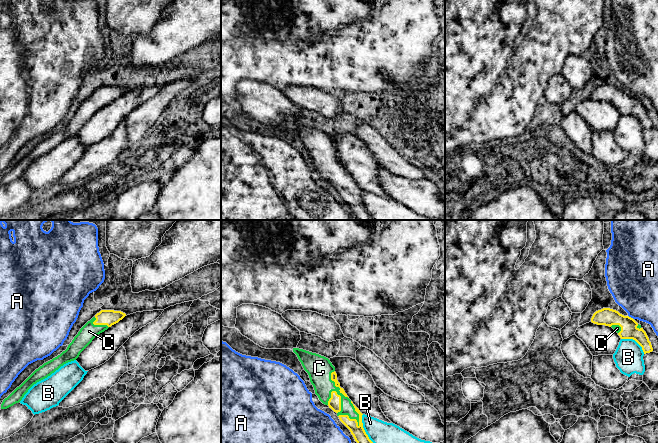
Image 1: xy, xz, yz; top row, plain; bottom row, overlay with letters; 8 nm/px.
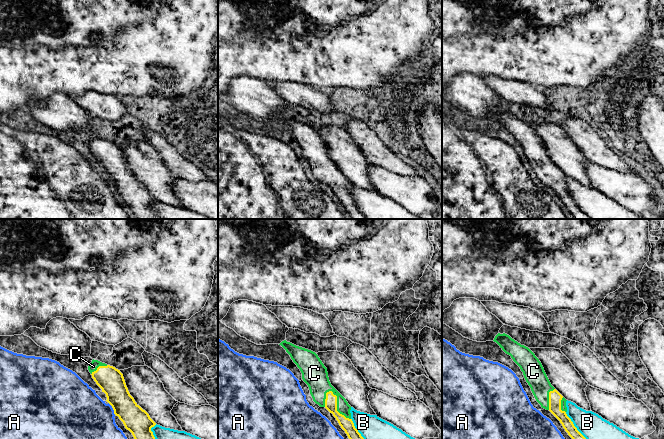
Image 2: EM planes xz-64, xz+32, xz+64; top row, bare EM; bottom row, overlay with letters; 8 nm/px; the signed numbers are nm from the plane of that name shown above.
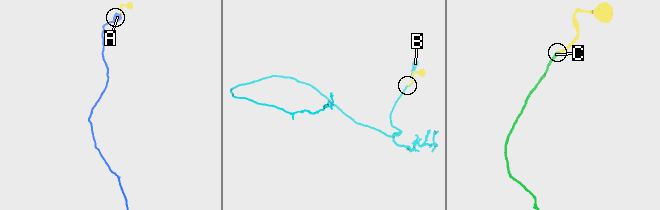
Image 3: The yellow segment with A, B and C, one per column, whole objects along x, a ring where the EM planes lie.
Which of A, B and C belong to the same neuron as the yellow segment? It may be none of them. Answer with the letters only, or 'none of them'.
C

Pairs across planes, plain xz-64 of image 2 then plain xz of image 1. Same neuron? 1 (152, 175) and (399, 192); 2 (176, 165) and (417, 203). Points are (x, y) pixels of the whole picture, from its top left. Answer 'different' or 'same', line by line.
1: different
2: different

